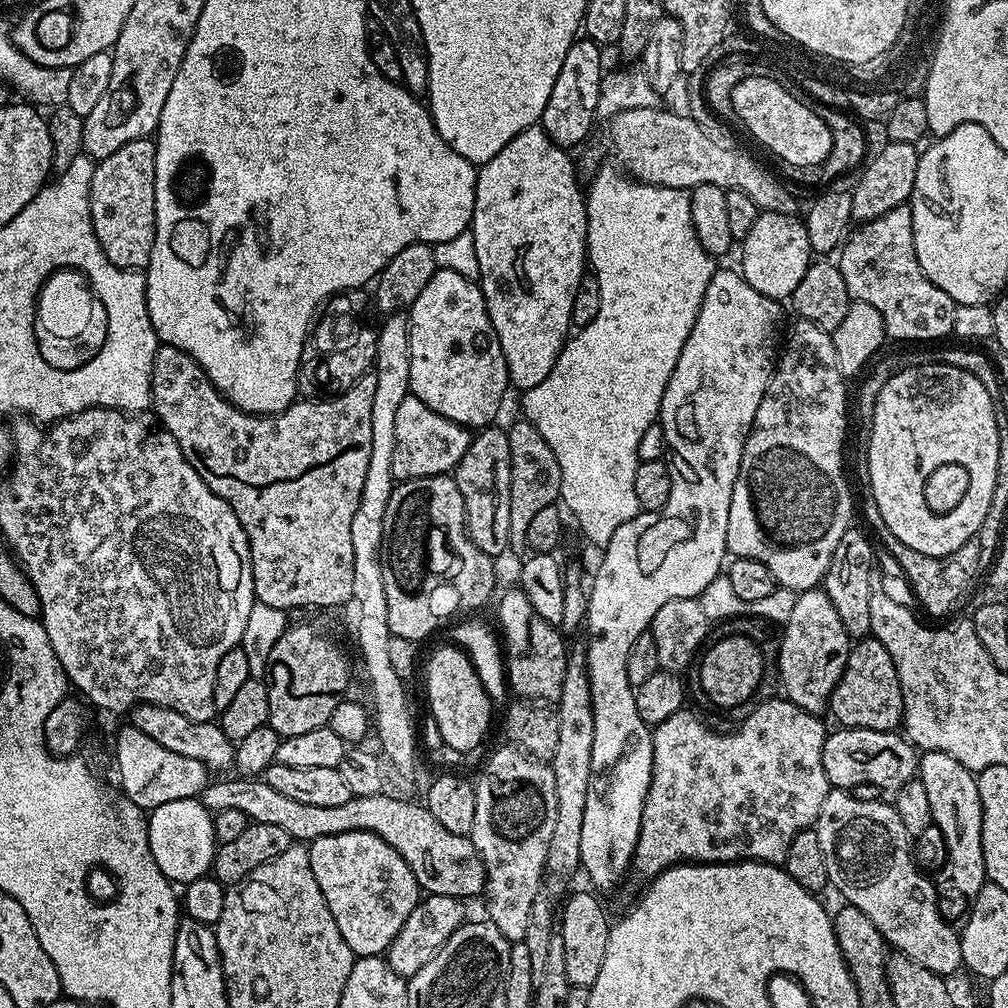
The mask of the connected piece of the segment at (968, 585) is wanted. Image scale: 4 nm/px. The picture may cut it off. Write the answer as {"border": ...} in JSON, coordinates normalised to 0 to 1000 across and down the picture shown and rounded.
{"border":[[[861,491],[861,510],[855,516],[862,524],[860,527],[868,533],[871,540],[871,535],[873,535],[874,542],[889,555],[889,560],[897,566],[897,571],[901,574],[901,579],[905,582],[910,597],[925,611],[938,610],[963,585],[968,570],[970,570],[969,575],[973,570],[971,535],[959,536],[957,540],[950,542],[950,546],[946,546],[946,550],[941,552],[911,550],[911,546],[903,546],[903,542],[899,542],[899,538],[891,538],[891,534],[887,534],[887,530],[883,530],[883,522],[879,522],[879,518],[875,518],[875,510],[869,505],[865,491]]]}

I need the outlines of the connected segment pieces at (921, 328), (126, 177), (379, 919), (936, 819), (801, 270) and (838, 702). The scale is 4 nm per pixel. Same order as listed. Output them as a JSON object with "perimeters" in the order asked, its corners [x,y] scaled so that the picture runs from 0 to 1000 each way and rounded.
{"perimeters":[[[[904,201],[887,204],[879,212],[866,218],[858,218],[852,224],[842,229],[835,245],[832,247],[831,265],[835,277],[839,279],[839,288],[845,298],[860,300],[867,304],[871,312],[875,312],[878,330],[889,337],[933,337],[944,333],[946,323],[946,308],[949,302],[944,299],[942,292],[927,280],[915,268],[911,260],[911,252],[907,248],[907,224],[905,223]]],[[[154,138],[125,141],[113,153],[95,163],[93,177],[89,185],[89,212],[93,220],[93,232],[97,232],[97,240],[118,266],[146,267],[149,252],[153,248],[153,232],[155,231],[155,141]]],[[[366,825],[327,827],[323,831],[309,834],[305,843],[308,847],[308,863],[312,863],[312,871],[315,871],[319,891],[323,891],[327,907],[331,907],[331,915],[335,915],[335,923],[339,923],[343,938],[347,938],[354,949],[384,945],[391,931],[395,931],[395,923],[399,923],[403,911],[407,911],[407,903],[411,903],[411,899],[419,892],[417,876],[411,871],[409,860],[401,854],[399,847]]],[[[917,746],[911,754],[911,773],[915,780],[919,780],[925,815],[935,823],[935,831],[938,831],[940,853],[935,862],[936,868],[940,868],[940,877],[950,888],[966,890],[978,876],[978,855],[974,851],[974,796],[970,792],[968,771],[961,762],[954,760],[954,756],[950,756],[950,752],[942,752],[942,748]]],[[[755,210],[733,246],[732,266],[738,278],[744,280],[752,292],[760,292],[760,296],[775,300],[781,299],[788,288],[792,288],[792,280],[796,280],[796,272],[800,272],[808,254],[797,217],[793,213],[781,214],[771,210]]],[[[853,633],[844,640],[835,673],[825,687],[823,706],[829,709],[828,717],[838,722],[858,722],[859,724],[883,726],[894,721],[897,712],[897,689],[893,684],[891,669],[887,665],[887,657],[879,645],[879,641],[875,641],[875,637],[871,637],[868,633]]]]}

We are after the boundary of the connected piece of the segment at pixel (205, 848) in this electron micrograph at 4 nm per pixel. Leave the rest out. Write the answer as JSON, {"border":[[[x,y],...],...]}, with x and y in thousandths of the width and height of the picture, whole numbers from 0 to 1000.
{"border":[[[194,792],[178,794],[177,796],[161,796],[161,800],[152,802],[146,807],[149,847],[153,851],[157,863],[161,863],[161,867],[168,875],[182,879],[188,876],[189,873],[195,873],[197,869],[205,869],[209,866],[210,852],[214,850],[216,840],[210,811],[211,807],[207,806]]]}

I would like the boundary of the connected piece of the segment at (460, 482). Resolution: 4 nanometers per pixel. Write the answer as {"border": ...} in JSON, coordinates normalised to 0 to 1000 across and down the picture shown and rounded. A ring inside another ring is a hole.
{"border":[[[492,424],[475,426],[450,465],[450,475],[460,499],[464,532],[476,548],[489,554],[495,554],[506,544],[506,438],[503,428]]]}

